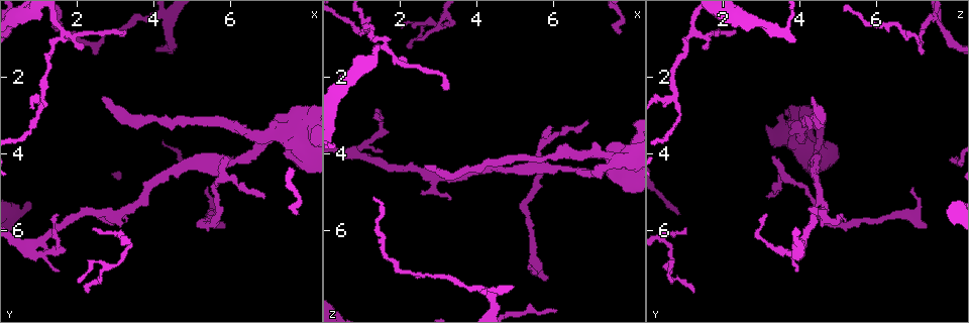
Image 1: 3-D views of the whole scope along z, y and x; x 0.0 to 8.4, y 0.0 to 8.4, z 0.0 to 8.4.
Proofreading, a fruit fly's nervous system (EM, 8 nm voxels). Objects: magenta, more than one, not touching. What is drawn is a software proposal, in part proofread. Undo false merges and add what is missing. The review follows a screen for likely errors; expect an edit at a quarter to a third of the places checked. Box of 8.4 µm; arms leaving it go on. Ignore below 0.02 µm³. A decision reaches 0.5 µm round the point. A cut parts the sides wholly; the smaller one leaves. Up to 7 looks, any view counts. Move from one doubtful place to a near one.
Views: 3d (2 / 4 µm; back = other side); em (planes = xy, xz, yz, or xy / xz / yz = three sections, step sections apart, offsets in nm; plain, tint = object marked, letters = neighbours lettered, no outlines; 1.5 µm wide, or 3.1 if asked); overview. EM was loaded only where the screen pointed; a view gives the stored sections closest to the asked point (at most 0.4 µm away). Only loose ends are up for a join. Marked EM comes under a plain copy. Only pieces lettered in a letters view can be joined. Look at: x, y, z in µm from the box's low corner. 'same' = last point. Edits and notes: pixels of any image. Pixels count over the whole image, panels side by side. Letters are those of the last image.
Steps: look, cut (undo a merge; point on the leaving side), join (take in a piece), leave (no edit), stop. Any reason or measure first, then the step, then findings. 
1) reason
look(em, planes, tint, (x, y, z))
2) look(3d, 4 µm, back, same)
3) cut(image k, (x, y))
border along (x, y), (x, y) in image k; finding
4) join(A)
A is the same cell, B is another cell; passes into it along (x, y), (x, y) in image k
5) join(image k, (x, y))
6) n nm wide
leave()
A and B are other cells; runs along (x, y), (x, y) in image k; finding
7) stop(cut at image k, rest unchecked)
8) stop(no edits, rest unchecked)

an open end
look(em, xy, step 8, tint, (5.80, 5.80, 7.30))

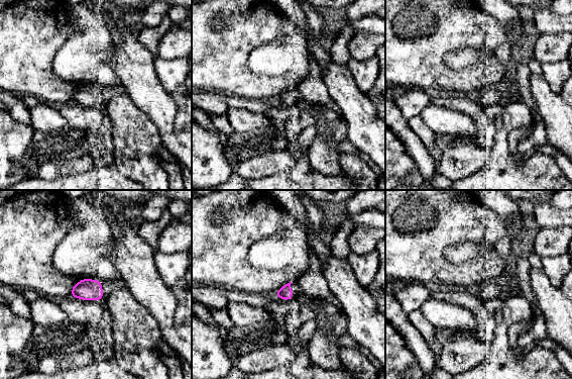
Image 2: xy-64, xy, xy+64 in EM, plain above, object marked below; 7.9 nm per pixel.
see the neighbours
look(em, xy, step 8, letters, same)

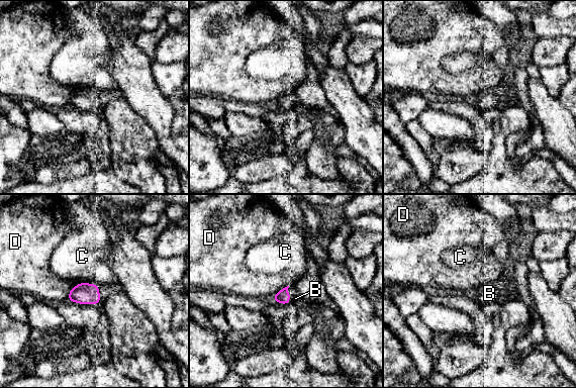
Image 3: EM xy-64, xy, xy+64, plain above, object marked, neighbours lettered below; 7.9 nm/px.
join(image 3, (295, 298))
B is the same cell, C and D are other cells; it goes on there

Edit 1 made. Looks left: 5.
see it whole again
look(overview)

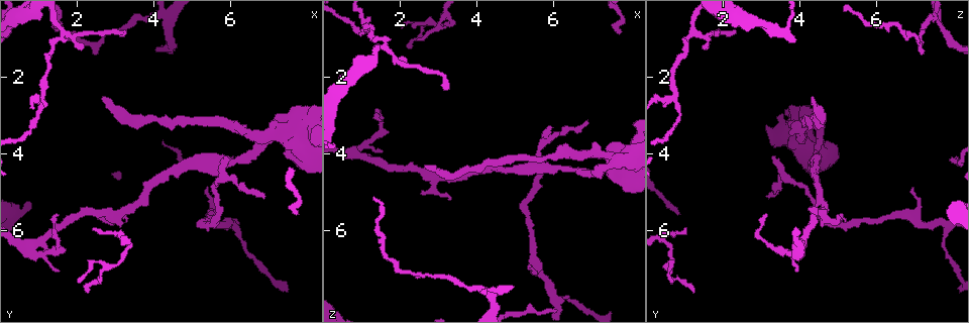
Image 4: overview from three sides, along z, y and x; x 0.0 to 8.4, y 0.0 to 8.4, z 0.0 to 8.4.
thick turns thin
look(em, planes, tint, (7.80, 3.10, 4.15))

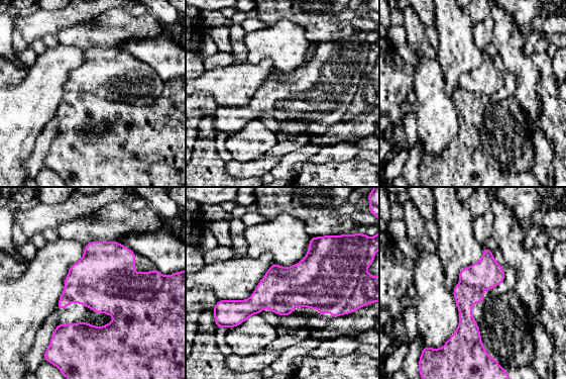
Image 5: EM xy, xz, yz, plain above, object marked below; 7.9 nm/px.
see the neighbours
look(em, planes, letters, same)

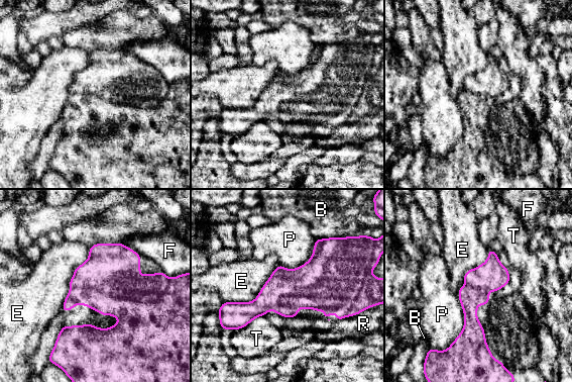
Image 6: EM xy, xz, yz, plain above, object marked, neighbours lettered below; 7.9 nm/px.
cut(image 6, (114, 269))
B, E, F, P, R and T are other cells; two cells meet here

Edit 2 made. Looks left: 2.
stop(join at image 3, cut at image 6, rest unchecked)

